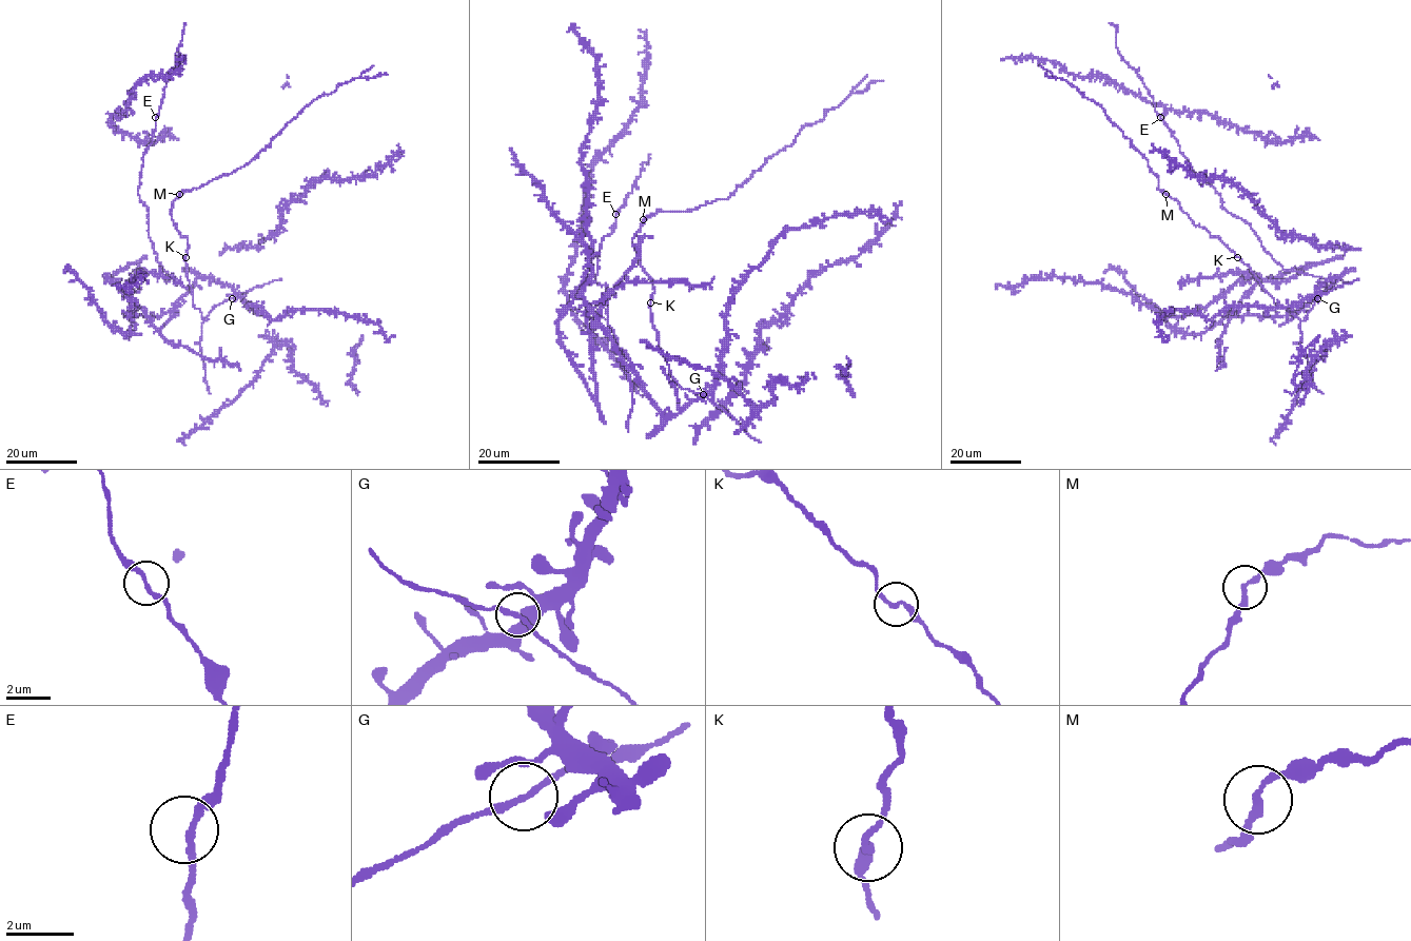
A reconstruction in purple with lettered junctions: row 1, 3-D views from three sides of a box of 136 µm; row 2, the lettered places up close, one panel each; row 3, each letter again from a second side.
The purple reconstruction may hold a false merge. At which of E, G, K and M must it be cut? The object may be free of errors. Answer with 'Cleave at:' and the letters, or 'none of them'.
Cleave at: none of them

